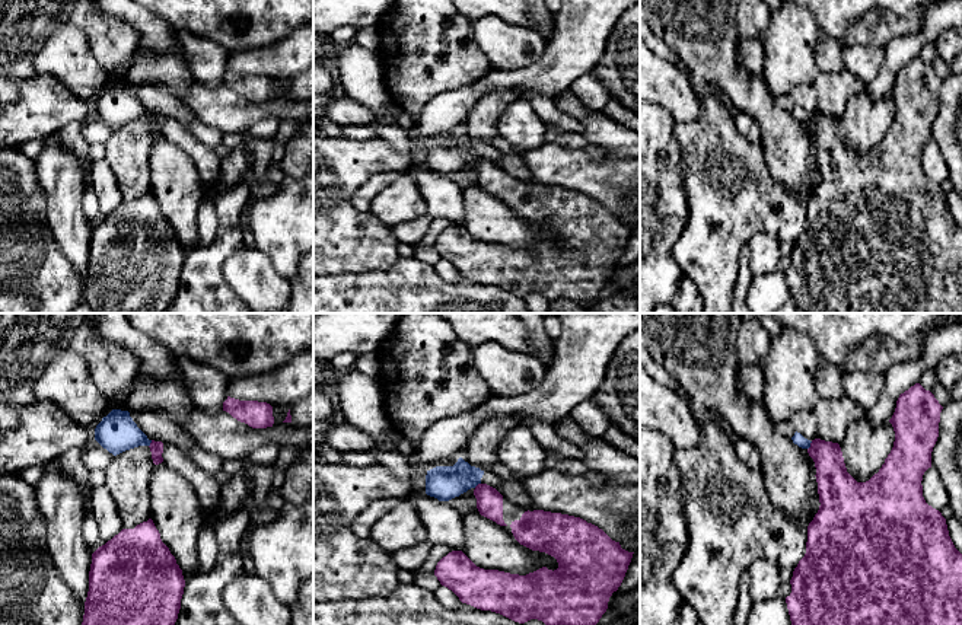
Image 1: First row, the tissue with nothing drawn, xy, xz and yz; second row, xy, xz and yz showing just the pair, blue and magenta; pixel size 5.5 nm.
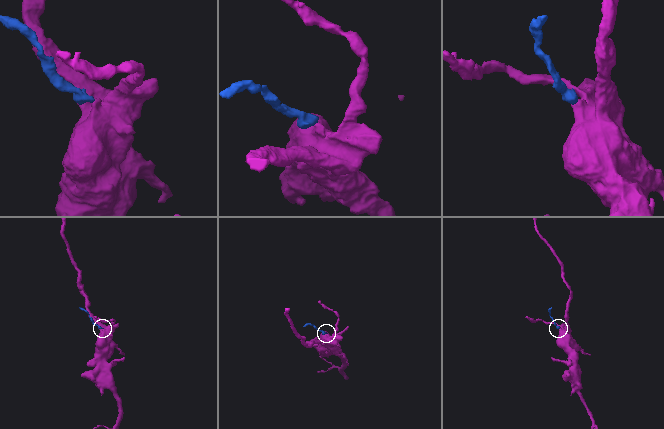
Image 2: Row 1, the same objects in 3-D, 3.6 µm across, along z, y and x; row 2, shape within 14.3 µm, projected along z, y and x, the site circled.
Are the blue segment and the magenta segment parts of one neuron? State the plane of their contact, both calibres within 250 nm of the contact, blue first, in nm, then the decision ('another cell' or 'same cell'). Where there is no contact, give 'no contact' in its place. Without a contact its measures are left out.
yz | 70/190 nm | another cell

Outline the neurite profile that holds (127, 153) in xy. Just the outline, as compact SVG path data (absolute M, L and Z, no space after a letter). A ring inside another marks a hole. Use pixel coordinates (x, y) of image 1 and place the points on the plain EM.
M138 119L114 130L105 143L105 162L117 178L122 203L152 192L149 156L153 140L150 121Z

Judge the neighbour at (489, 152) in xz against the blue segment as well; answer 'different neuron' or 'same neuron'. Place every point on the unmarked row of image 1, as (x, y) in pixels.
same neuron

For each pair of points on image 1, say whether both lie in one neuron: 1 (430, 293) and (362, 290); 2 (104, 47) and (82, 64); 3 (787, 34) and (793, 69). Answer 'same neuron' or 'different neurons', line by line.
1: same neuron
2: different neurons
3: same neuron

